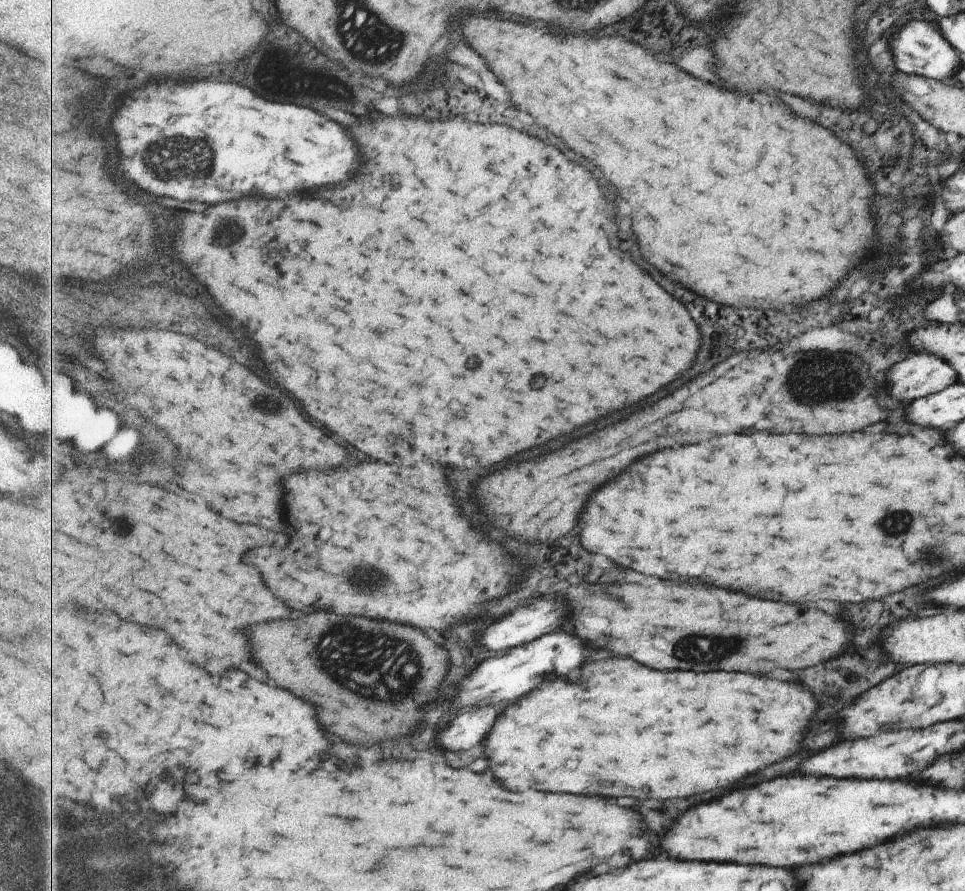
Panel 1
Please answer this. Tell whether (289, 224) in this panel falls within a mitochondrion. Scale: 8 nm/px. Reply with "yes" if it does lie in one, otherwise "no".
no

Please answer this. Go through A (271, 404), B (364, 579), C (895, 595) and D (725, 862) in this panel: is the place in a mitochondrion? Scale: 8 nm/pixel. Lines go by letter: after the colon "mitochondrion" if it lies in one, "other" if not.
A: mitochondrion
B: mitochondrion
C: other
D: other

